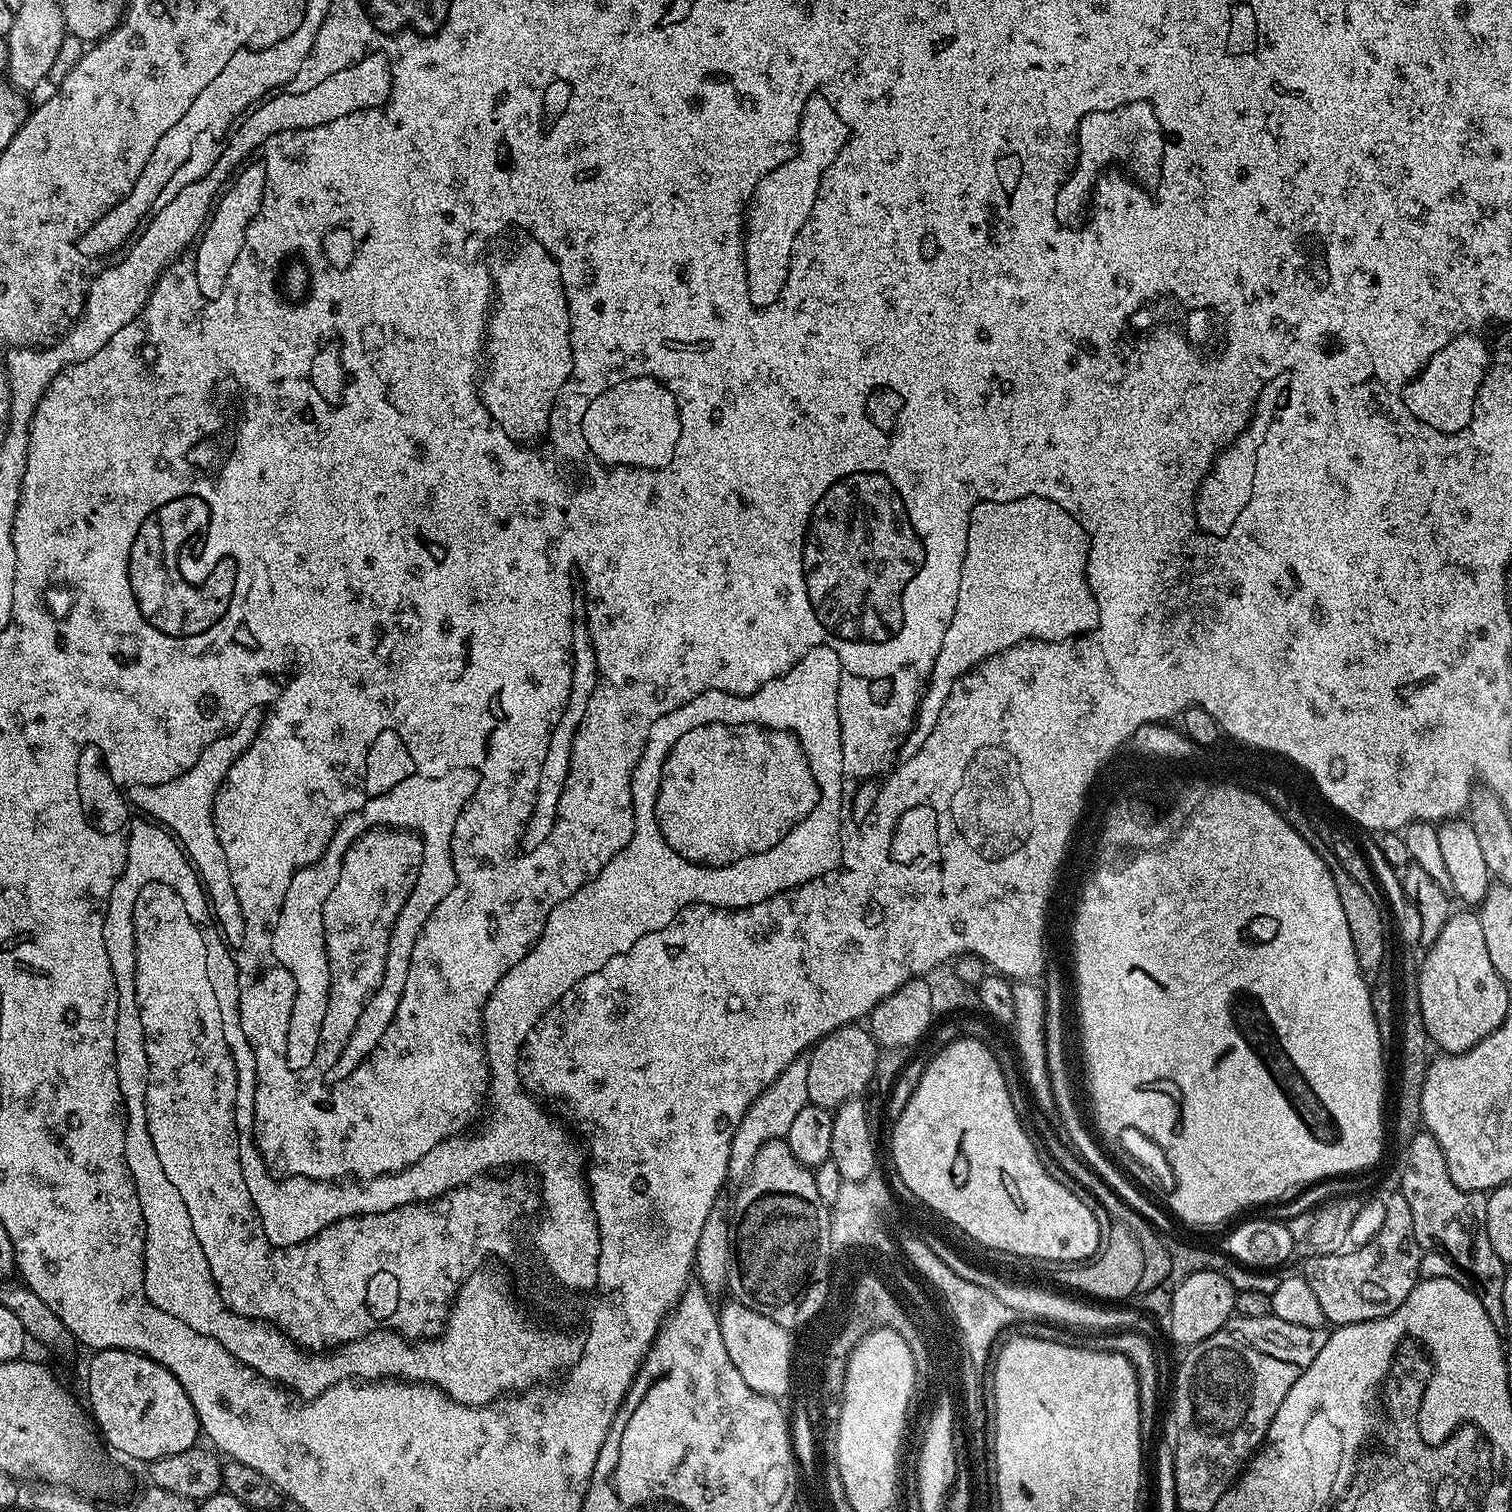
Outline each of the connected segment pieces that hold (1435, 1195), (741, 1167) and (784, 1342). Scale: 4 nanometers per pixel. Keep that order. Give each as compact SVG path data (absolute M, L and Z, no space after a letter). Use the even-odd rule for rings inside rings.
M1427 1130L1417 1131L1411 1137L1412 1149L1408 1152L1408 1165L1400 1180L1399 1191L1414 1214L1414 1238L1418 1238L1421 1249L1441 1252L1453 1264L1460 1265L1463 1275L1474 1285L1476 1296L1482 1302L1490 1322L1503 1330L1506 1326L1506 1310L1502 1306L1502 1286L1506 1265L1494 1249L1490 1247L1490 1237L1486 1235L1487 1195L1482 1192L1463 1192L1448 1173L1446 1158L1438 1142Z
M807 1055L796 1056L794 1062L790 1062L790 1066L786 1066L786 1070L782 1070L782 1074L778 1078L774 1078L774 1082L768 1084L768 1089L748 1107L742 1122L736 1127L736 1133L730 1146L728 1177L726 1179L728 1184L732 1183L732 1186L743 1184L758 1150L762 1150L762 1146L766 1142L787 1137L790 1126L794 1123L795 1115L802 1110L802 1106L808 1104L808 1095L806 1094L807 1069Z
M735 1298L729 1304L720 1304L718 1308L722 1342L726 1342L726 1350L730 1354L730 1362L738 1369L738 1374L746 1378L746 1386L750 1390L758 1390L758 1394L773 1398L784 1398L794 1384L794 1347L789 1329L778 1326L778 1322L770 1322L758 1310L750 1310L750 1306L740 1304Z

